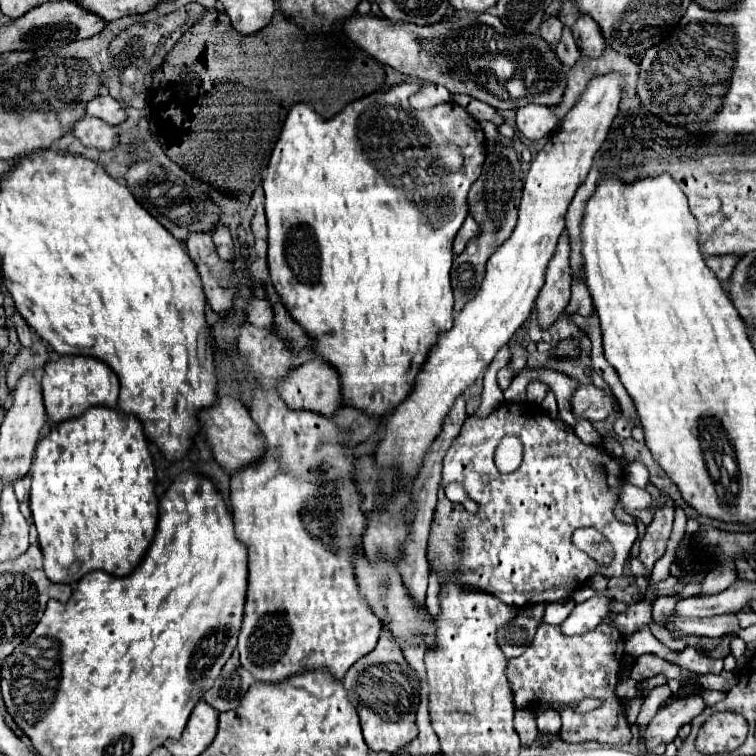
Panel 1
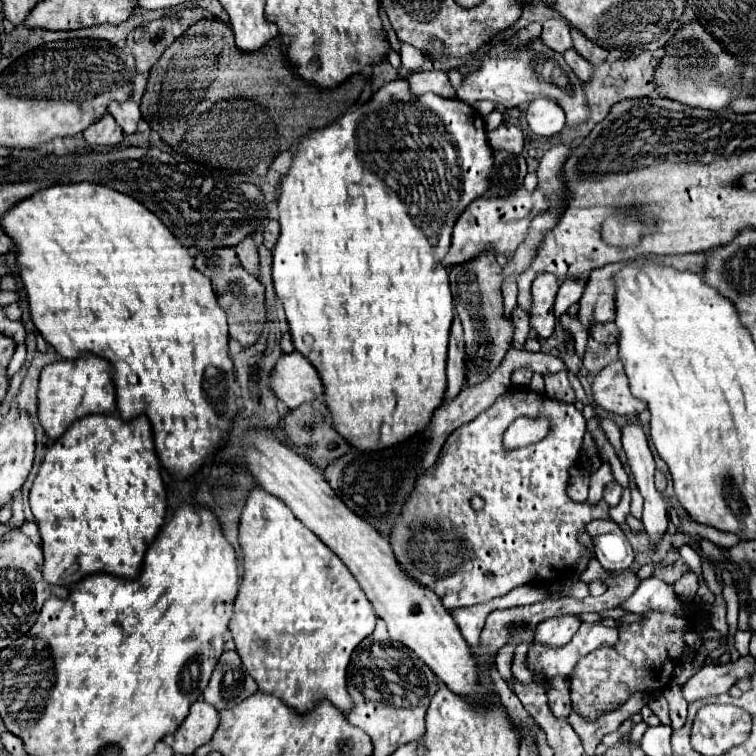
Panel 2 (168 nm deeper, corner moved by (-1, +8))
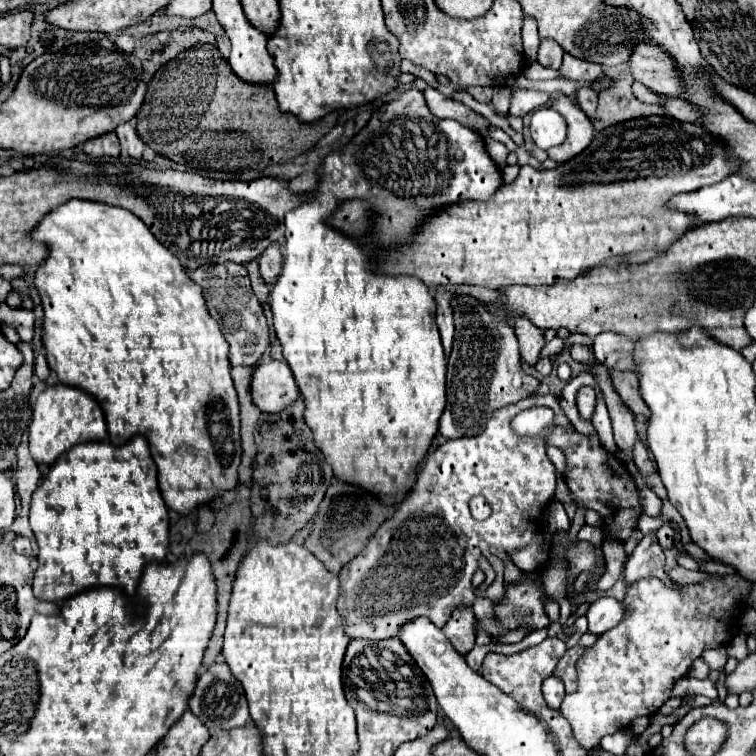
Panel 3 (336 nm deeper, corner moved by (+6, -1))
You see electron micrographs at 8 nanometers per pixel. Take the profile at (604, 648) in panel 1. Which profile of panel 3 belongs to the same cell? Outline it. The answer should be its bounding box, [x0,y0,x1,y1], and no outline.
[554,644,586,692]

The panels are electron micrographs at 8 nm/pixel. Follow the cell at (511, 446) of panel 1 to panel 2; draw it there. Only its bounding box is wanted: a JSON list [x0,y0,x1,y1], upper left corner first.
[505,417,549,449]

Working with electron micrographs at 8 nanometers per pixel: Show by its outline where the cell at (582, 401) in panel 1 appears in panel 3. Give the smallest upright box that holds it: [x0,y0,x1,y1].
[610,370,650,416]

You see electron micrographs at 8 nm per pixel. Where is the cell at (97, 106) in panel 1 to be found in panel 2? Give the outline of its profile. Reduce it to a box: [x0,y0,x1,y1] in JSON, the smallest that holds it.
[109,101,141,133]

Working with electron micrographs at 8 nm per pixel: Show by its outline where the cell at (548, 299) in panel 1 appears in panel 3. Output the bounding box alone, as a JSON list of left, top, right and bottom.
[514,316,546,366]

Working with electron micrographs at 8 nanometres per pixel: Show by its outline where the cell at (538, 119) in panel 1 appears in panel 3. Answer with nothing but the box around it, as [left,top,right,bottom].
[530,108,566,150]

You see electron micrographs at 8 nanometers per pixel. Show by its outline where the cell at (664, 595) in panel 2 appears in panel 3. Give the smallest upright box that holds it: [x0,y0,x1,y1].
[586,598,626,634]

